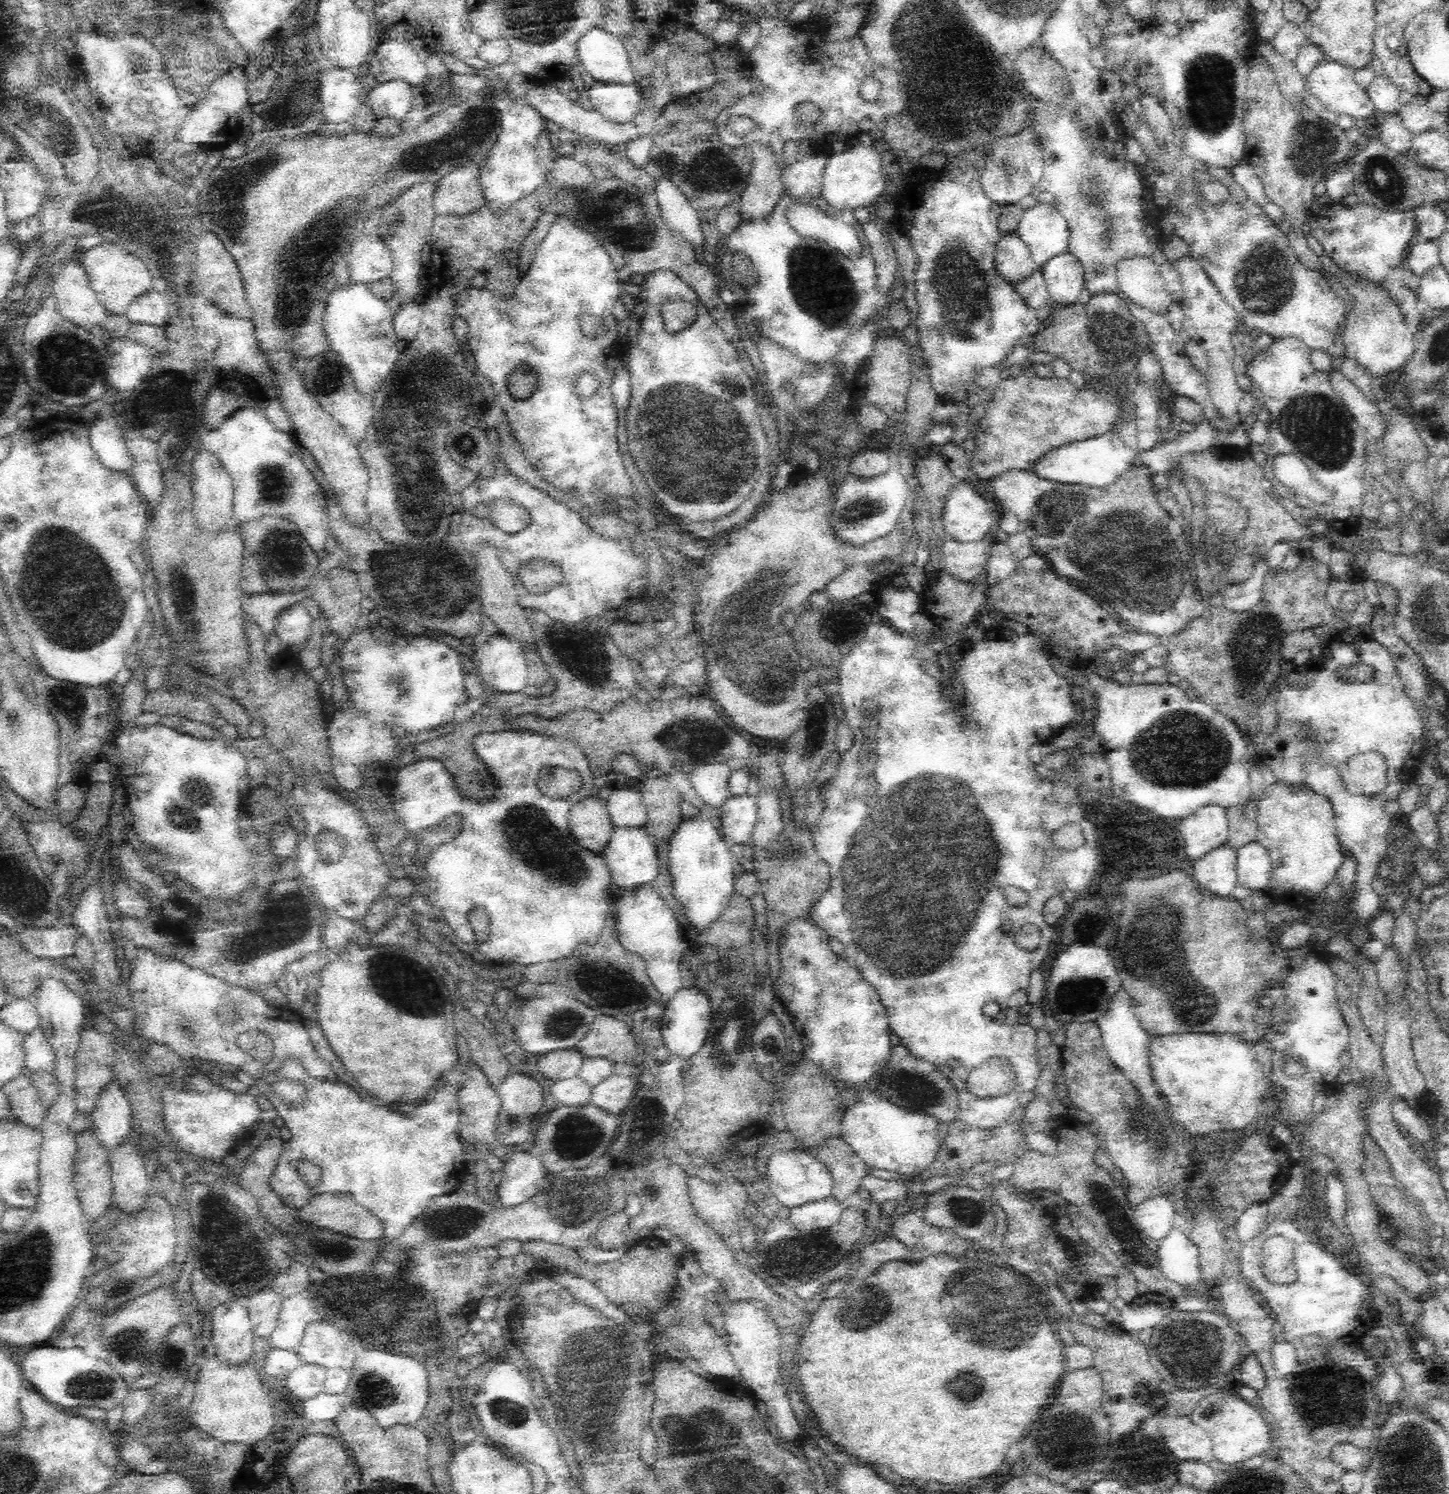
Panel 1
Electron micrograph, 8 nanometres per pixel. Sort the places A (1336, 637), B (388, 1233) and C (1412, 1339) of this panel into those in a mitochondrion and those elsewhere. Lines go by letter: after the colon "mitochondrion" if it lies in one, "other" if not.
A: other
B: other
C: other

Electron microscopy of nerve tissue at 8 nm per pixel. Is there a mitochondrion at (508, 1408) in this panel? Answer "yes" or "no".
yes

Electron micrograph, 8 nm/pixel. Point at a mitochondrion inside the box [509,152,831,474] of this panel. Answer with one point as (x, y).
(713, 186)

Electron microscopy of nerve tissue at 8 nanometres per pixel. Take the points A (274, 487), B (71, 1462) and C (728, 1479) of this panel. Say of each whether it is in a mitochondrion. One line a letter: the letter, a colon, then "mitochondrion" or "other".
A: mitochondrion
B: other
C: mitochondrion

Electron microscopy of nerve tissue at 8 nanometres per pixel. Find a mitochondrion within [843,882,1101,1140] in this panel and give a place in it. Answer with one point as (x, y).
(922, 1091)

